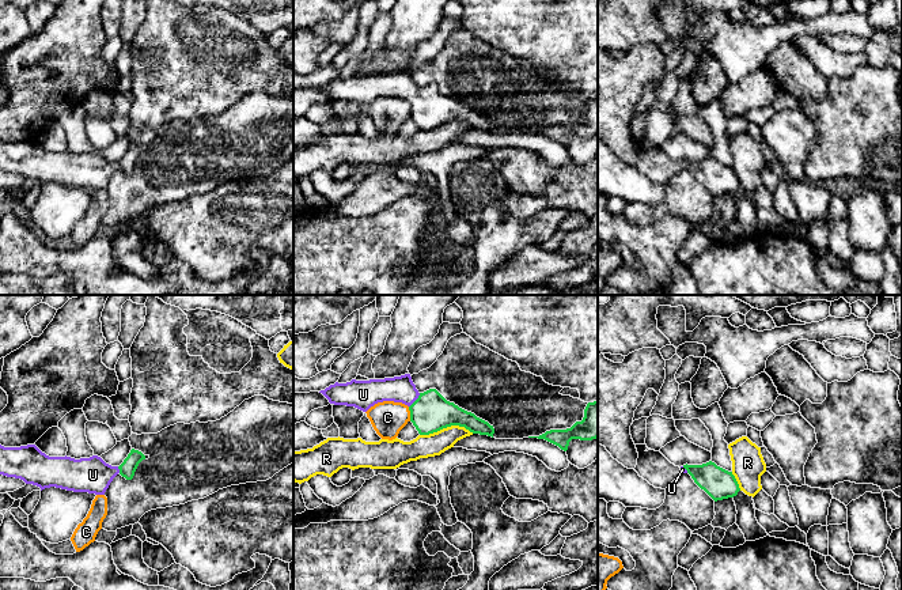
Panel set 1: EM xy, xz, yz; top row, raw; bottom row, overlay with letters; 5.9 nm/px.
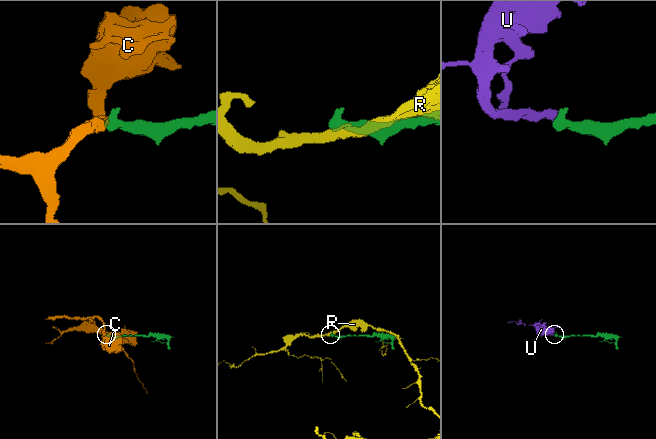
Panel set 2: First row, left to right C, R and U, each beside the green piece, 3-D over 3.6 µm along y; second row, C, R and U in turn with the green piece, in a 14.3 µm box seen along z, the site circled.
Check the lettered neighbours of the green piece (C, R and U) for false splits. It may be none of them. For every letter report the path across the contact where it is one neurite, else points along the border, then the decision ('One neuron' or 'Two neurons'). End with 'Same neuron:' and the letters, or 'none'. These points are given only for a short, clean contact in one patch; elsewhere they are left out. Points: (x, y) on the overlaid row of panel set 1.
C: Boundary: xz (408, 407), (410, 420). Two neurons
R: Two neurons
U: Path across: xz (431, 412), (416, 400), (400, 389). One neuron
Same neuron: U

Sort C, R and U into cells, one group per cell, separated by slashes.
C / R / U

